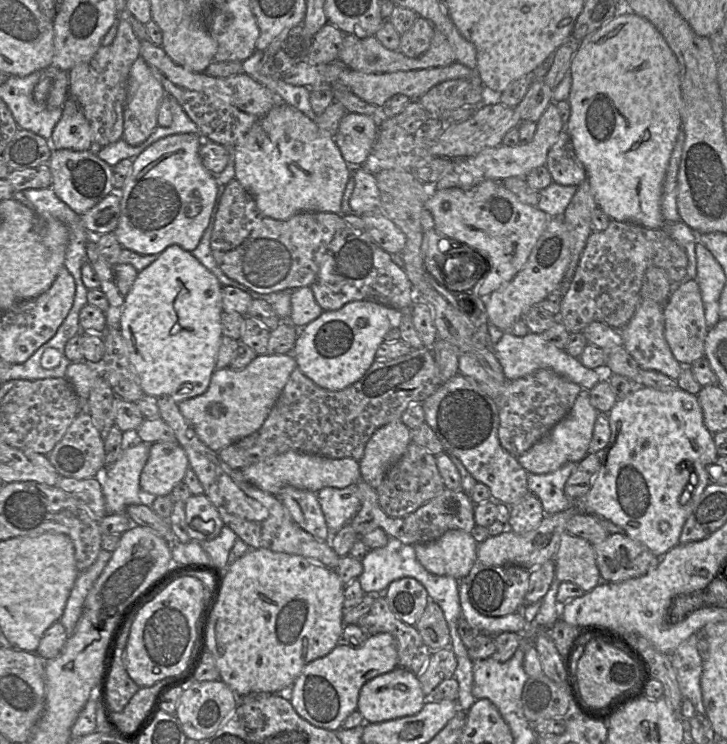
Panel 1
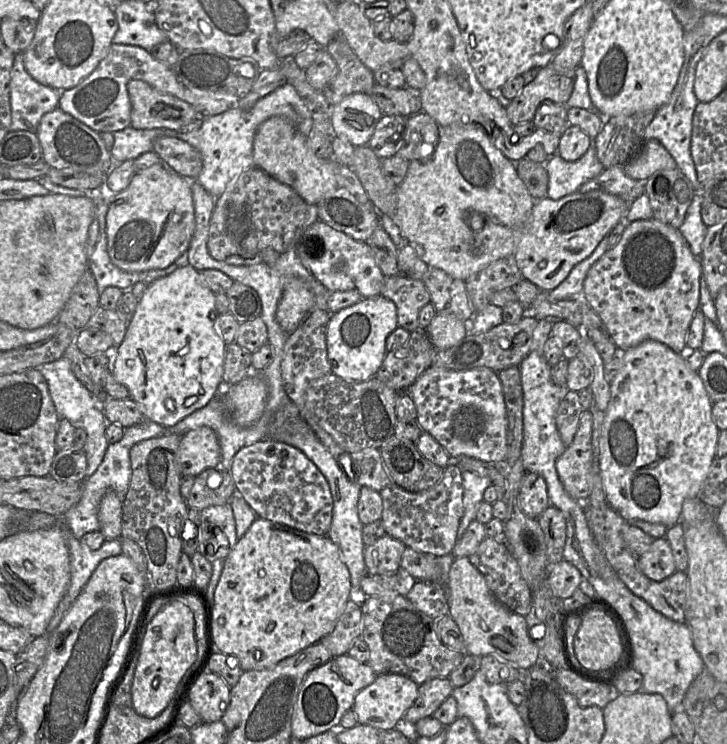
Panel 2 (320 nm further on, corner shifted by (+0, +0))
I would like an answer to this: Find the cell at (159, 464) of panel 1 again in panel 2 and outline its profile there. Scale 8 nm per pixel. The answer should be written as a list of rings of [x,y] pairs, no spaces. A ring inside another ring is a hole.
[[[201,426],[181,436],[176,451],[176,462],[182,476],[196,477],[204,470],[221,462],[221,448],[216,432]]]

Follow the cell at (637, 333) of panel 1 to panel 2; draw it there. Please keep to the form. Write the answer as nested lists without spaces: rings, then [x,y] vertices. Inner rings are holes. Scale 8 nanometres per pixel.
[[[650,218],[626,223],[618,243],[587,273],[582,297],[605,324],[619,351],[652,339],[685,354],[686,339],[700,305],[702,265],[679,229]]]

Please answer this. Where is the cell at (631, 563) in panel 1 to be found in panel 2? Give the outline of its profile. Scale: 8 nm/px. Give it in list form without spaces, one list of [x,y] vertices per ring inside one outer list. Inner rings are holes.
[[[666,537],[656,538],[646,552],[637,556],[637,564],[644,575],[655,581],[664,580],[677,571]]]

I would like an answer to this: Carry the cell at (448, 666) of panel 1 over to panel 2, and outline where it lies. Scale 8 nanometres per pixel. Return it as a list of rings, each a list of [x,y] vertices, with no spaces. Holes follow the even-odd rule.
[[[449,677],[426,681],[418,687],[418,697],[404,715],[409,728],[423,718],[433,717],[439,706],[452,694],[454,686]]]

